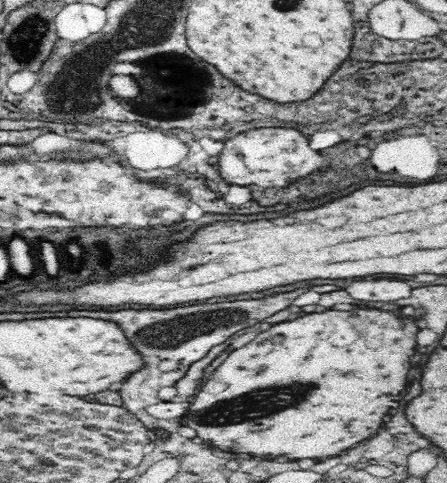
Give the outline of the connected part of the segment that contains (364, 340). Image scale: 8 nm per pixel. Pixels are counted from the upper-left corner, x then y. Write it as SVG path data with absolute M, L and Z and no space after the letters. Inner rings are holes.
M354 308L350 312L326 310L272 326L246 346L230 352L190 400L186 414L189 422L182 425L194 428L198 441L236 453L240 458L250 454L260 458L286 456L290 460L328 458L352 448L356 442L380 430L384 416L408 386L410 358L418 348L418 326L414 316L404 318L398 312L380 308ZM243 420L250 422L240 424ZM252 420L264 420L264 424L258 426Z

